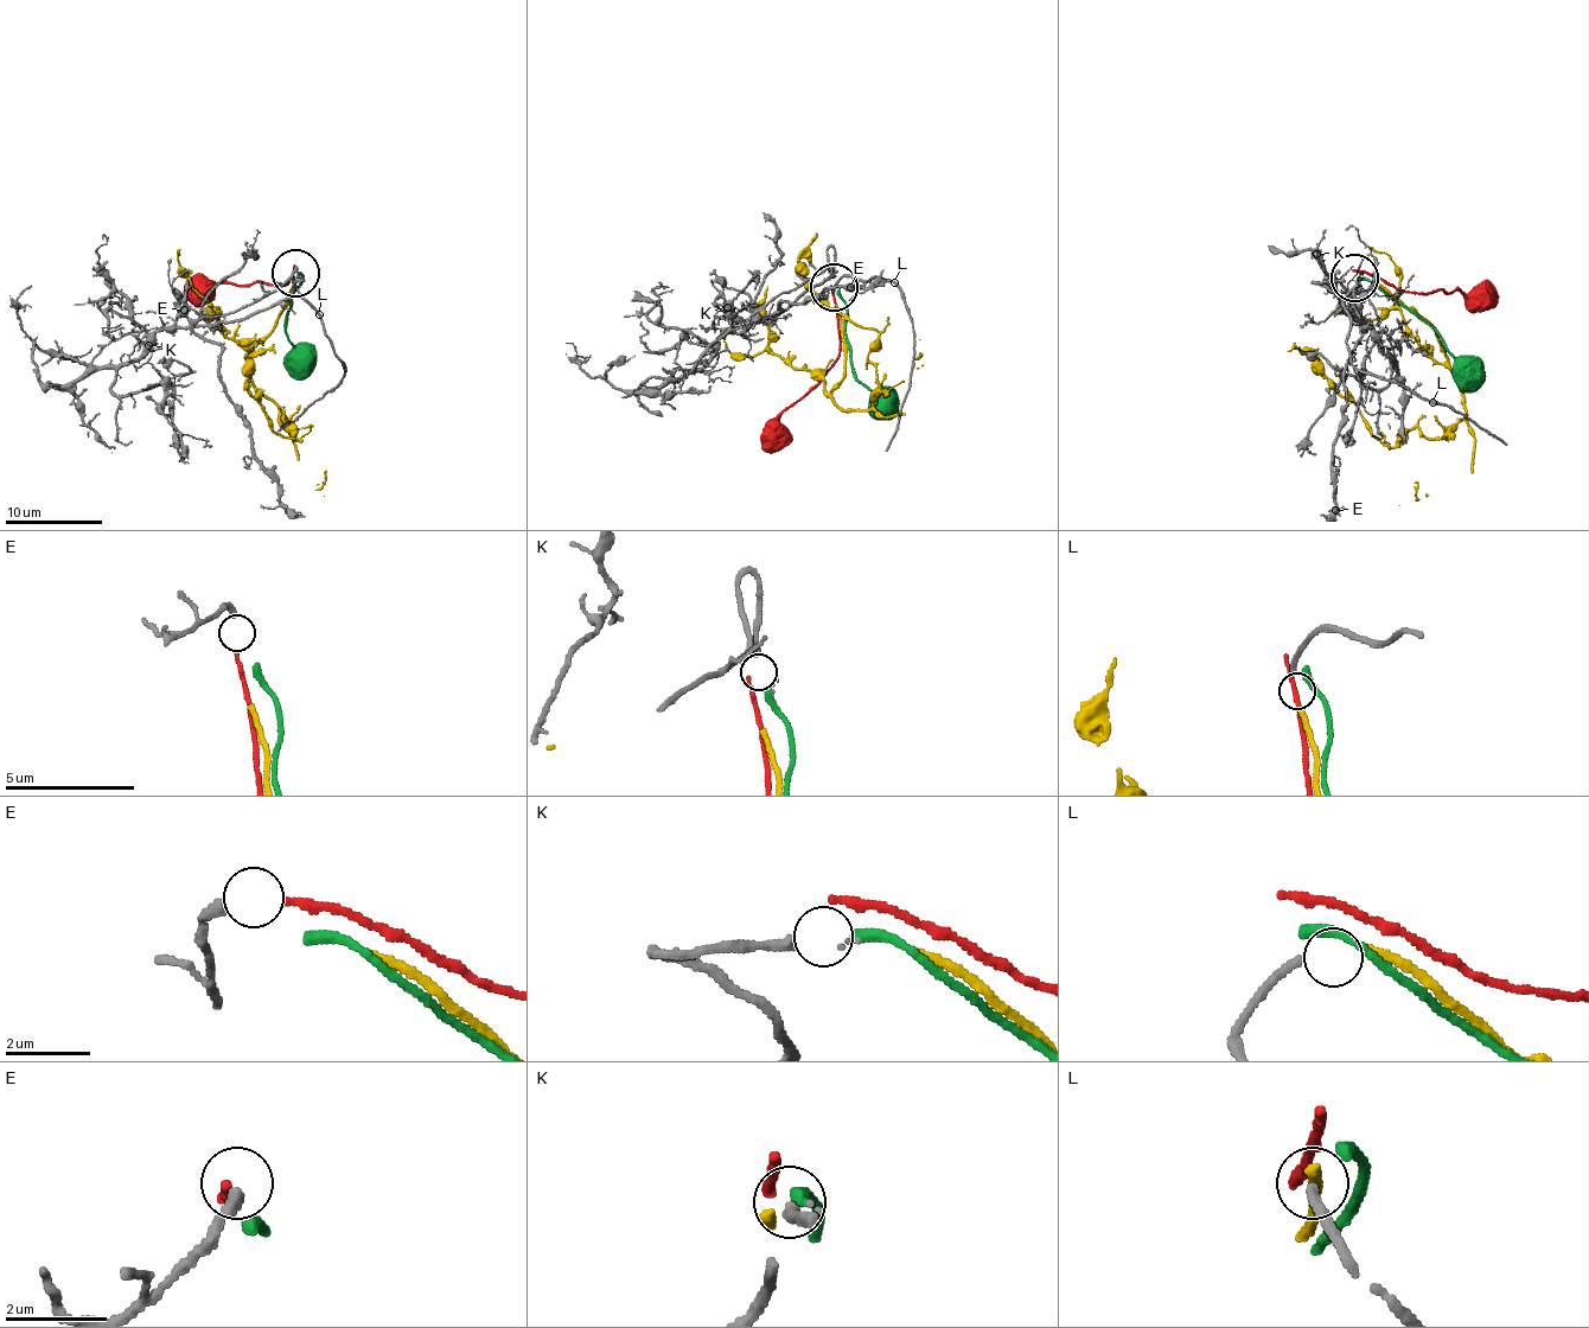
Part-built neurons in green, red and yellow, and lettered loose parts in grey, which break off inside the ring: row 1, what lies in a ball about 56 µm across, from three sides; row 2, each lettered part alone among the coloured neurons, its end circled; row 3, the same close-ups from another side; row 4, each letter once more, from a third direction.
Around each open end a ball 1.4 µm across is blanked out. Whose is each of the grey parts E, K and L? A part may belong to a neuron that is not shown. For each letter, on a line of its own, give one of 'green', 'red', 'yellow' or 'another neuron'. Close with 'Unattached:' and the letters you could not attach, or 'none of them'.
E: red
K: green
L: yellow
Unattached: none of them

